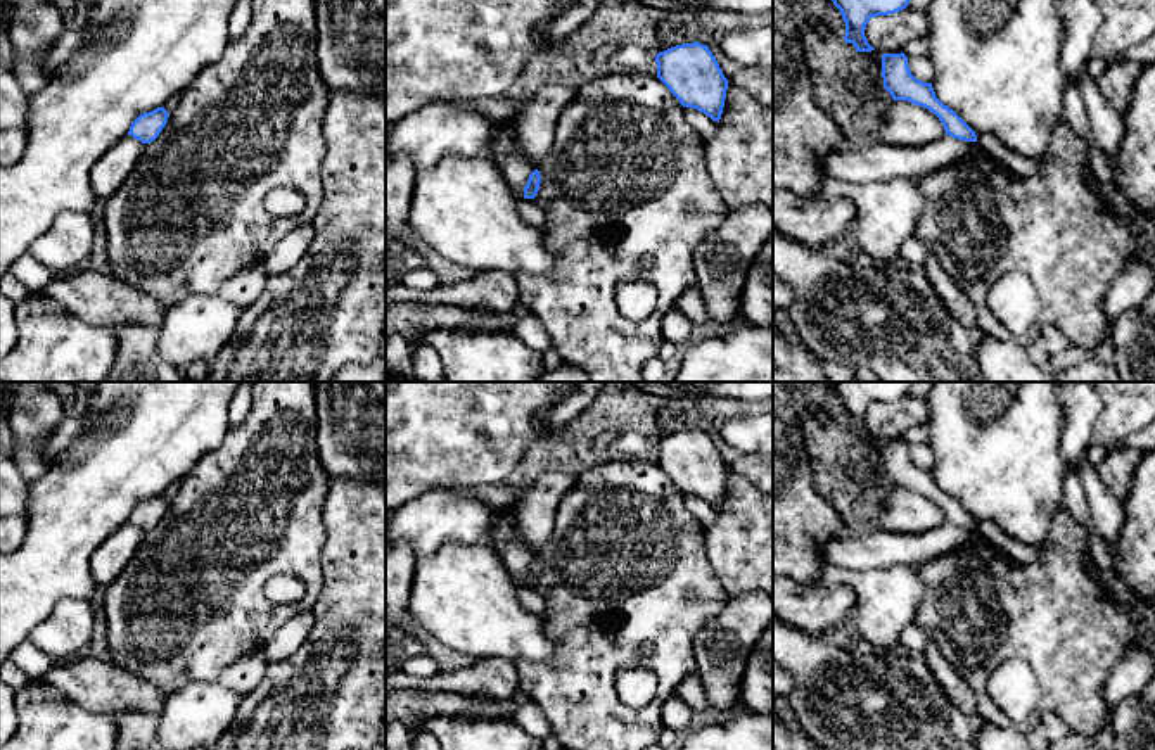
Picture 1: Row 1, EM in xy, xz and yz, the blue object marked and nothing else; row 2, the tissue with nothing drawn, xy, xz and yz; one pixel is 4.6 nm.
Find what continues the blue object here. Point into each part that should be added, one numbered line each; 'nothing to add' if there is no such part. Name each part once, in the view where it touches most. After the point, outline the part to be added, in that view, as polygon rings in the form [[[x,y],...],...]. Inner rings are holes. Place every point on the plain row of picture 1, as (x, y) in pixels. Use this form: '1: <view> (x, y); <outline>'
nothing to add

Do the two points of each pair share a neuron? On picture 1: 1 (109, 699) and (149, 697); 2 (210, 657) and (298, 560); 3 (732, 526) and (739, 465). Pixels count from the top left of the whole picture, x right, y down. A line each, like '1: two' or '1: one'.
1: one
2: one
3: two

